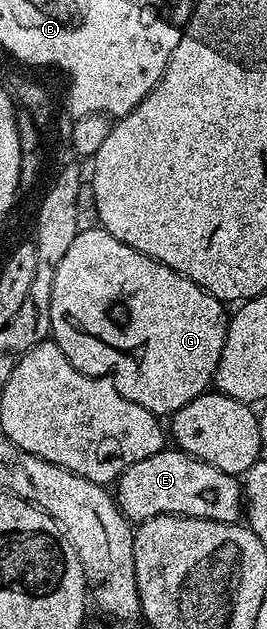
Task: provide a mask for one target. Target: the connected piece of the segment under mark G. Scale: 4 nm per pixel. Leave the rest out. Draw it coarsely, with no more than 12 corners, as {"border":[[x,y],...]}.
{"border":[[101,228],[55,270],[49,333],[170,416],[207,393],[223,303]]}

